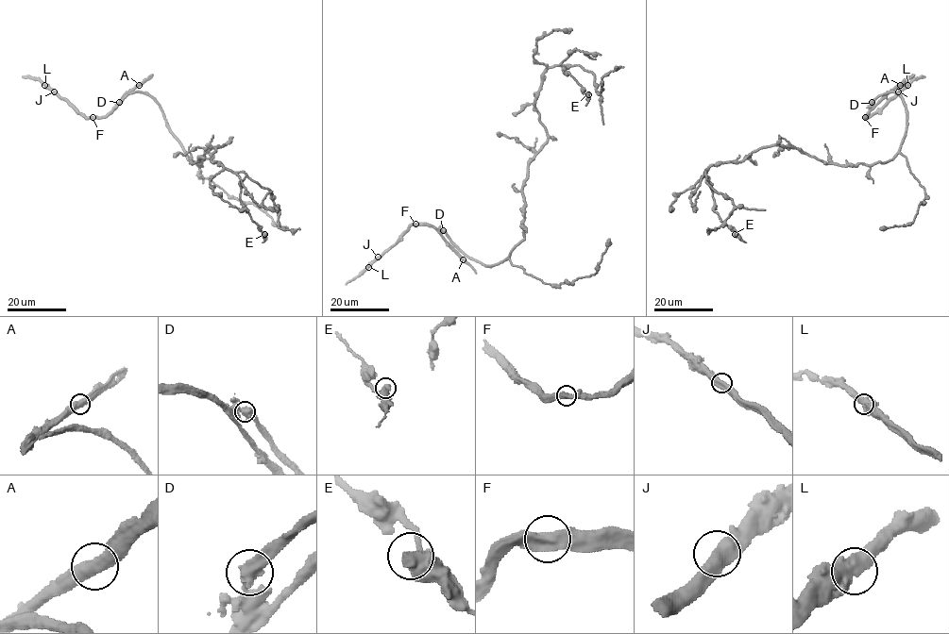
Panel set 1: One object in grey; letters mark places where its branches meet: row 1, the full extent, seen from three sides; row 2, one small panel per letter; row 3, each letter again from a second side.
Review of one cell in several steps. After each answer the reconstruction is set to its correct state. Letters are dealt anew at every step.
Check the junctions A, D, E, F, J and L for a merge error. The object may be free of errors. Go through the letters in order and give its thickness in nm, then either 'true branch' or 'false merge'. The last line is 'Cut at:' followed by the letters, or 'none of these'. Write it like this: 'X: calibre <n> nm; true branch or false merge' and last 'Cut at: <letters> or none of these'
A: calibre 550 nm; true branch
D: calibre 500 nm; false merge
E: calibre 550 nm; true branch
F: calibre 480 nm; true branch
J: calibre 550 nm; true branch
L: calibre 550 nm; true branch
Cut at: D

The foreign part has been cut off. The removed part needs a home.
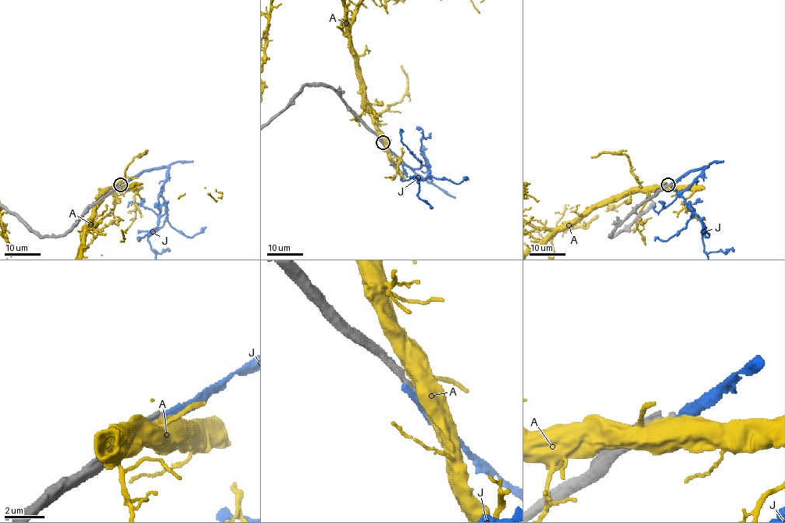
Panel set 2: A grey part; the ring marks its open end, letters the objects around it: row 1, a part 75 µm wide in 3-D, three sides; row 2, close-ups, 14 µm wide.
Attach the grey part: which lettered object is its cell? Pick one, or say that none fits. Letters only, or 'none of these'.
none of these

